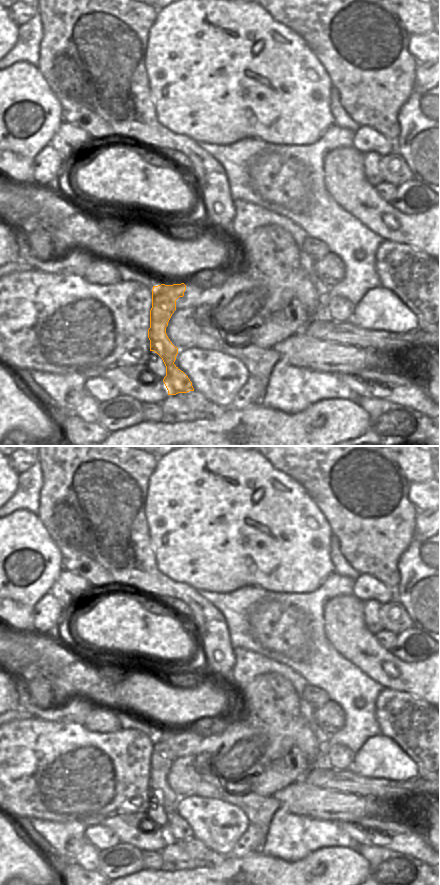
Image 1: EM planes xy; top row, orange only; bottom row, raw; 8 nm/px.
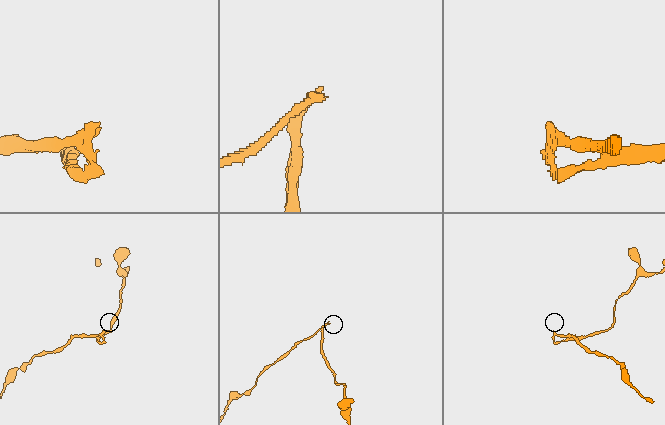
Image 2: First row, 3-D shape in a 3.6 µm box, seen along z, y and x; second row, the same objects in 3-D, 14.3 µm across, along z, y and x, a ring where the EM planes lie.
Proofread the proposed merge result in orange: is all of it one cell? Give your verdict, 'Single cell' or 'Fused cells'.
Fused cells.

